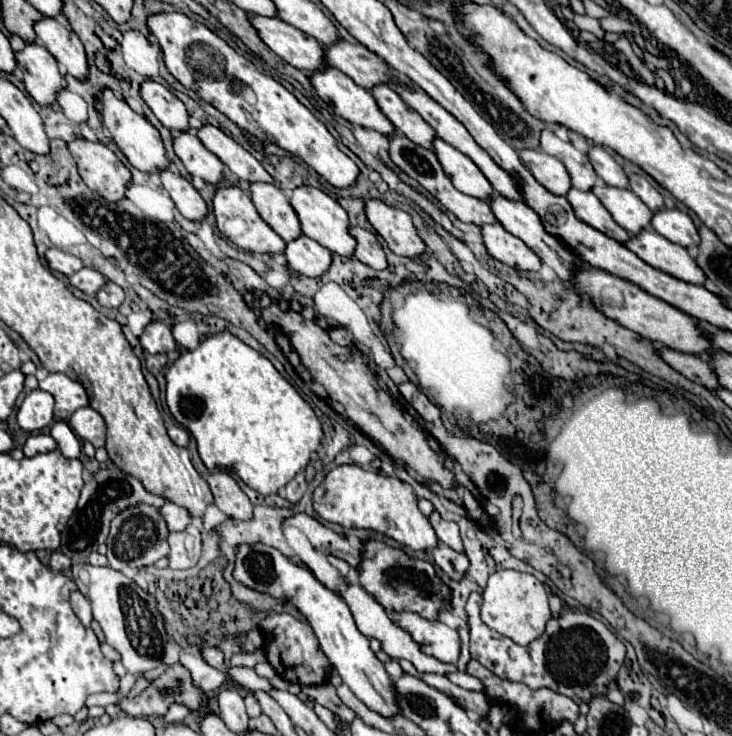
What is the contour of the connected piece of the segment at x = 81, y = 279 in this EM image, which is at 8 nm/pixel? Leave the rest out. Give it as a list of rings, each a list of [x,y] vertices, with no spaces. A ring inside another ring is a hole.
[[[83,267],[81,271],[77,271],[75,275],[71,275],[71,285],[79,287],[83,293],[87,295],[95,295],[99,289],[103,289],[103,285],[107,283],[105,277],[101,273],[97,273],[95,269],[89,269],[89,267]]]

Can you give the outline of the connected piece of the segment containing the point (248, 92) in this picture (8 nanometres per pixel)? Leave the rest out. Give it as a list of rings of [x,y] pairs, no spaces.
[[[155,13],[147,17],[147,27],[161,45],[165,67],[183,87],[201,93],[199,97],[203,101],[211,103],[217,111],[257,139],[275,143],[301,157],[331,185],[345,189],[355,183],[359,169],[337,147],[337,141],[327,127],[305,105],[301,105],[293,93],[273,77],[257,71],[247,57],[235,53],[203,23],[193,21],[183,13]]]

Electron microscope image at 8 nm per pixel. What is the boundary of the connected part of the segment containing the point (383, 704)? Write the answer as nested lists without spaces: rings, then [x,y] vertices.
[[[253,543],[253,545],[237,545],[237,557],[235,557],[235,569],[233,579],[257,593],[267,593],[275,599],[289,601],[313,627],[319,647],[325,653],[325,657],[331,661],[331,665],[337,669],[339,677],[345,685],[373,711],[379,711],[381,715],[393,715],[397,713],[395,705],[395,693],[391,685],[391,677],[387,675],[381,661],[377,661],[375,653],[369,649],[369,639],[361,635],[355,627],[351,609],[343,601],[339,593],[323,585],[311,569],[305,565],[293,563],[289,557],[285,557],[275,547],[269,547],[265,543]]]

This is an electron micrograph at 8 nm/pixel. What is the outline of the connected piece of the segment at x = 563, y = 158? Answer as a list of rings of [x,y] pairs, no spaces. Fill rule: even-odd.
[[[547,131],[541,133],[541,149],[553,157],[557,157],[569,171],[571,183],[575,189],[591,191],[597,183],[597,173],[589,161],[589,157],[581,151],[577,151],[571,143],[561,141],[555,133]]]

